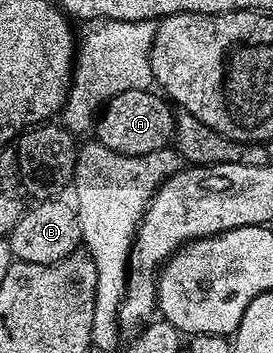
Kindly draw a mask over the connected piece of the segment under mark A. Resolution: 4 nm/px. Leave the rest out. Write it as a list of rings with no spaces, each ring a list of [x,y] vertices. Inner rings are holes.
[[[127,89],[127,93],[111,97],[96,120],[96,142],[120,155],[155,153],[170,146],[175,126],[174,108],[160,94],[152,95],[151,92],[149,89]]]

